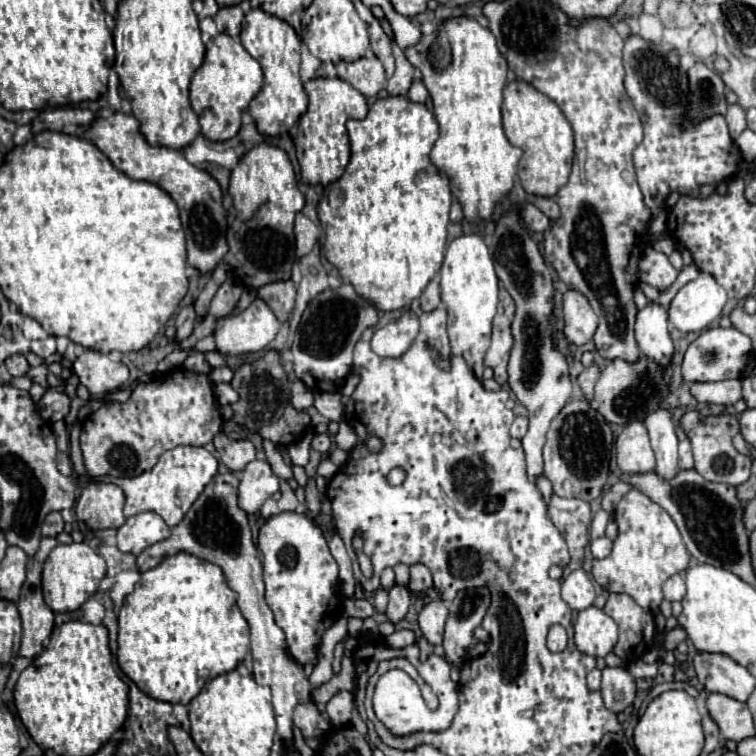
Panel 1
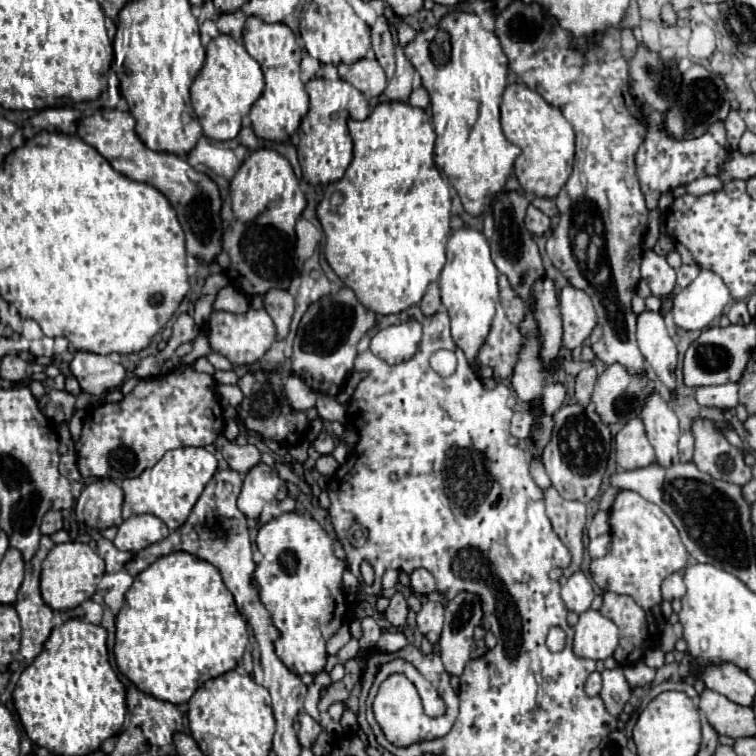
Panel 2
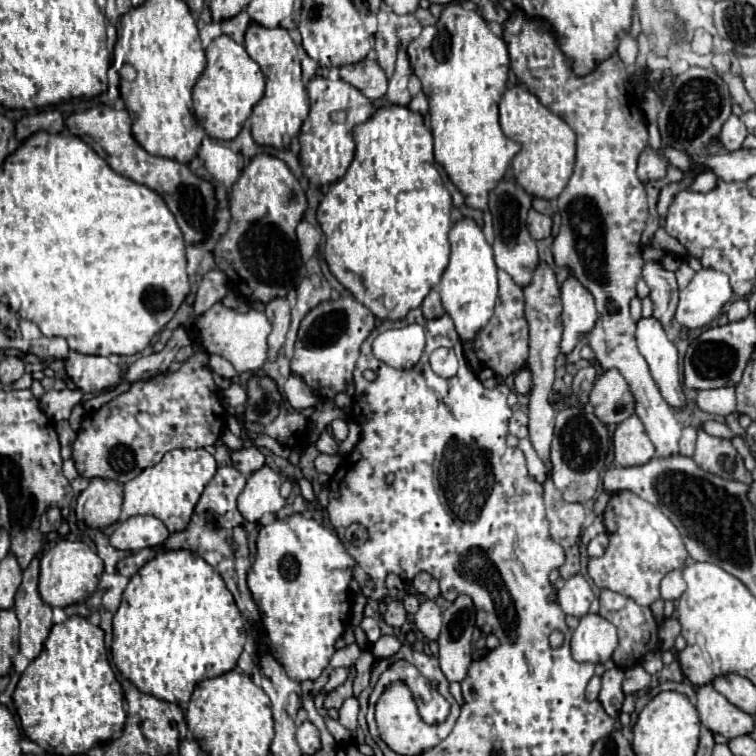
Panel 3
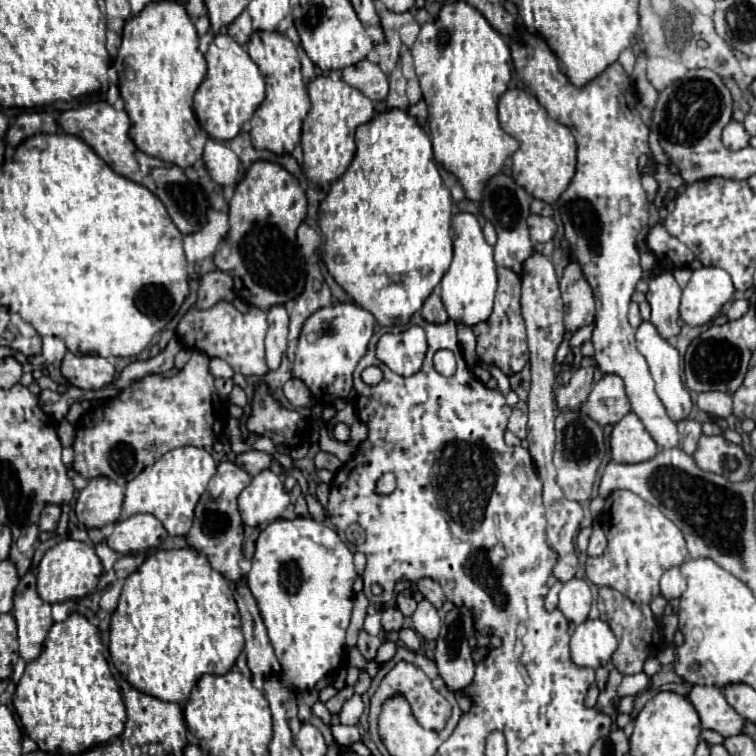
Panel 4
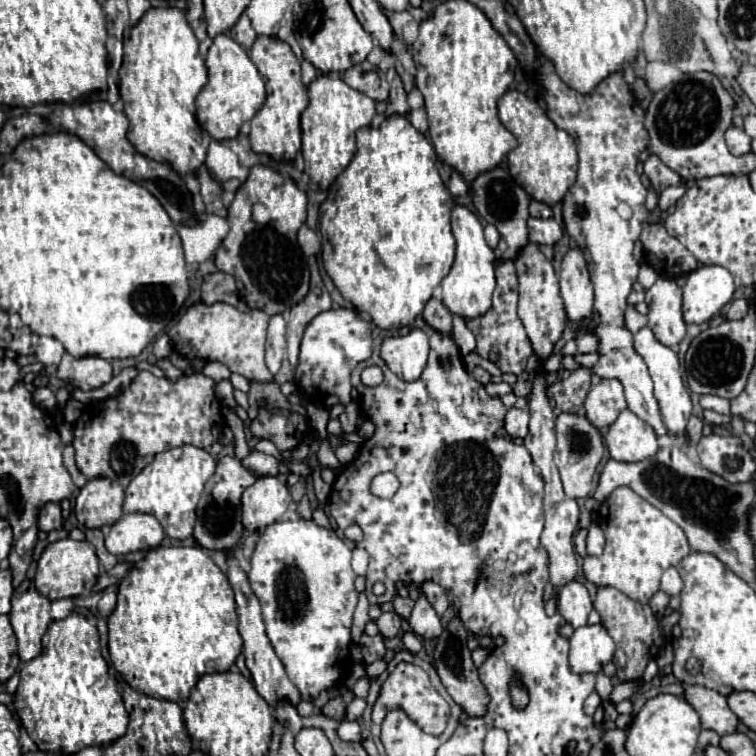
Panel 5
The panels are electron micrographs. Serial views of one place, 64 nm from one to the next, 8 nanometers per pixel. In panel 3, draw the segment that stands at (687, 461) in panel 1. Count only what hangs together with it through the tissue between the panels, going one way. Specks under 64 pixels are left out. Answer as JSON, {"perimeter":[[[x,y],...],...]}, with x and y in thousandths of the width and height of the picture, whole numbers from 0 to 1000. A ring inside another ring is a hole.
{"perimeter":[[[905,563],[902,579],[899,579],[899,598],[902,598],[905,603],[915,603],[915,601],[918,601],[921,577],[923,577],[923,563]]]}

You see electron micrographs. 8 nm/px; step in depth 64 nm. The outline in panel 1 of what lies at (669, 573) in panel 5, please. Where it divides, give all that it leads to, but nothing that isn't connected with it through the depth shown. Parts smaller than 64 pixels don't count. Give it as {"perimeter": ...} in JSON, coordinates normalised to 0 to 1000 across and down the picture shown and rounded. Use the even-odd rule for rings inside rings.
{"perimeter":[[[892,759],[889,765],[884,765],[876,780],[878,780],[878,794],[886,794],[886,796],[902,794],[905,786],[907,786],[907,775],[905,775],[902,759]]]}

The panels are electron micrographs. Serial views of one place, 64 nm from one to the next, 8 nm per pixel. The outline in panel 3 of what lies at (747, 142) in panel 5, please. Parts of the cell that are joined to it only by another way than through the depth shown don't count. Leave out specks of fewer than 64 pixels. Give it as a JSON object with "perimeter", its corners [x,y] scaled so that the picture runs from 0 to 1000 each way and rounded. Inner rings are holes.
{"perimeter":[[[966,153],[960,159],[960,164],[955,167],[955,177],[952,177],[952,188],[960,198],[976,198],[981,196],[984,183],[989,180],[989,172],[984,167],[984,161],[976,153]]]}

